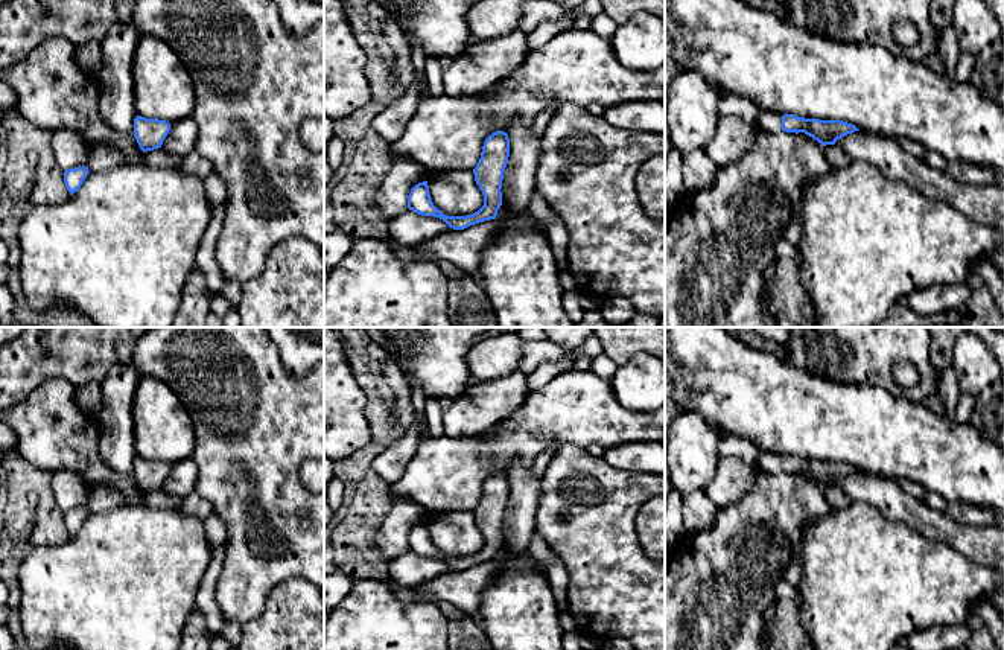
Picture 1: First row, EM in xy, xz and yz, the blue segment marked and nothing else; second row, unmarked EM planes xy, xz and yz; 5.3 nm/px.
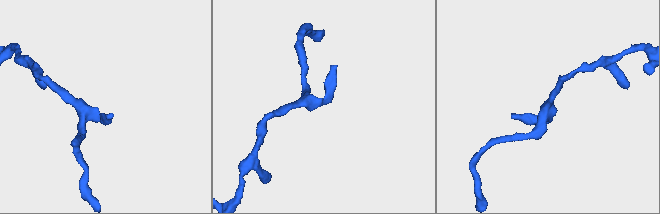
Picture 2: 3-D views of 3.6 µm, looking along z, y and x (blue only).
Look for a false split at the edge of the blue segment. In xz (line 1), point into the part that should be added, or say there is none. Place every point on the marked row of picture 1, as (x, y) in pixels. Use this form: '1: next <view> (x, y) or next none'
1: next none

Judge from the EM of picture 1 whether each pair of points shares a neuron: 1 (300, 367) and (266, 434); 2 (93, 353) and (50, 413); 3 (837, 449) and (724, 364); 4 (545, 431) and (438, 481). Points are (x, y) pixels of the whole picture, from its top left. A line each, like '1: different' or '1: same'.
1: different
2: different
3: same
4: same

